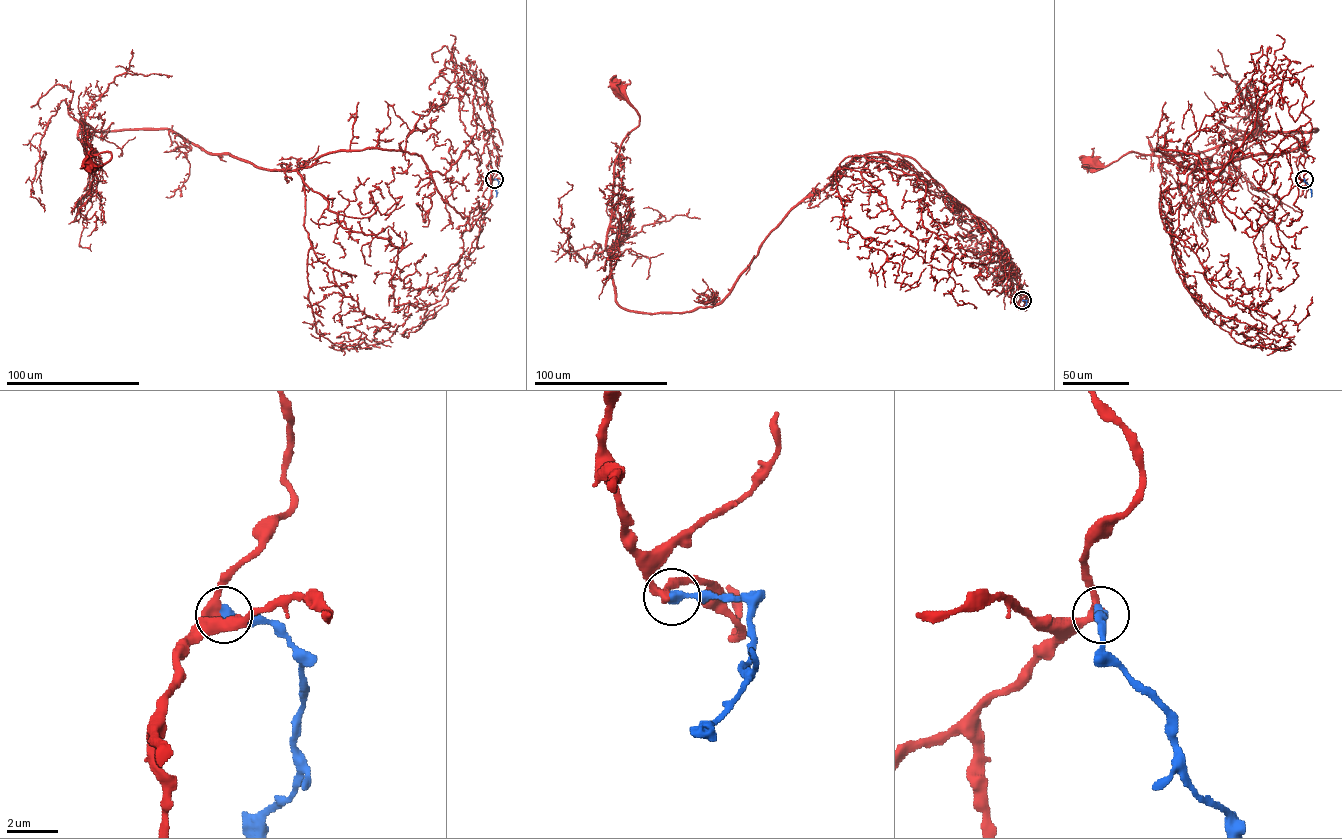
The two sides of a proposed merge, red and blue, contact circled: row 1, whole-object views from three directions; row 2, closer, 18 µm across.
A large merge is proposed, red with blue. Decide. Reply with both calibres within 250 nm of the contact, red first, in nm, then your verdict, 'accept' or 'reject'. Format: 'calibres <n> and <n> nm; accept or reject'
calibres 340 and 400 nm; accept

